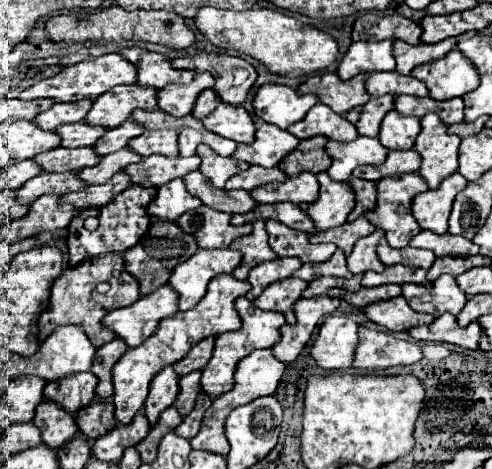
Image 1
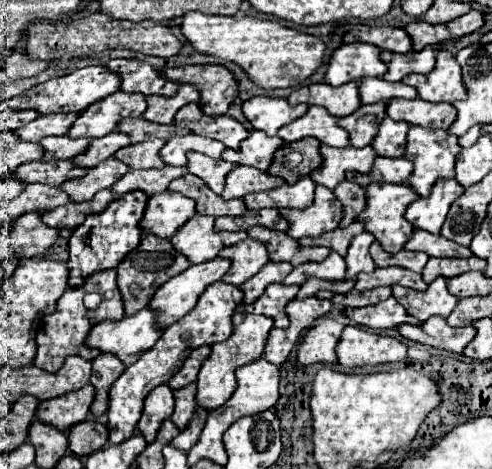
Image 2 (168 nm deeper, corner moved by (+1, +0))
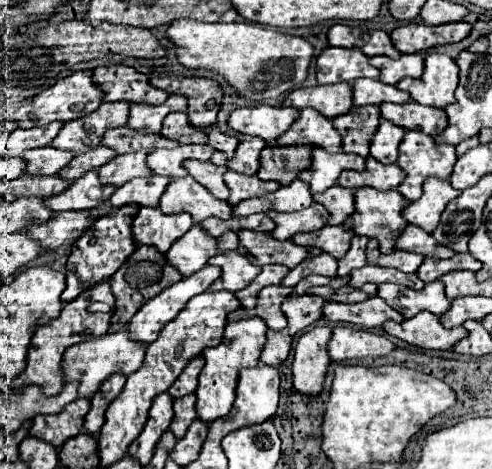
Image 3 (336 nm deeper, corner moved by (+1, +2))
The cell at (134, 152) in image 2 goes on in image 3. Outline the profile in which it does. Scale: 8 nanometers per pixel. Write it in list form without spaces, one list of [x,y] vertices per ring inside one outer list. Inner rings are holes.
[[[142,149],[142,151],[134,151],[134,153],[126,153],[126,155],[116,155],[112,161],[102,165],[102,169],[98,169],[100,181],[120,187],[126,181],[130,181],[132,177],[148,177],[148,175],[152,175],[150,167],[146,165],[148,153],[150,151]]]

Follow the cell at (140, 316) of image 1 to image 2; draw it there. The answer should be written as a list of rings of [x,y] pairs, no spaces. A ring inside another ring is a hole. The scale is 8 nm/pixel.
[[[146,307],[120,321],[102,321],[86,337],[86,345],[116,355],[128,367],[160,339],[162,331],[156,329],[154,317],[154,311]]]

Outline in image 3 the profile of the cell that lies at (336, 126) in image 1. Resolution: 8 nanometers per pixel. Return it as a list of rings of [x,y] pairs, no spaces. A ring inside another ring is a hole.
[[[312,107],[302,109],[300,117],[294,121],[294,125],[276,139],[278,145],[298,145],[298,143],[310,143],[320,145],[328,149],[330,153],[342,151],[342,137],[332,125],[332,119],[324,117]]]

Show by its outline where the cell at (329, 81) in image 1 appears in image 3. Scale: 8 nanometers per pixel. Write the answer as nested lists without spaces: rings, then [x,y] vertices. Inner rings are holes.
[[[336,83],[336,85],[318,85],[318,87],[302,87],[294,89],[284,105],[292,105],[296,109],[314,107],[324,117],[332,119],[340,113],[348,113],[352,103],[352,87],[348,83]]]

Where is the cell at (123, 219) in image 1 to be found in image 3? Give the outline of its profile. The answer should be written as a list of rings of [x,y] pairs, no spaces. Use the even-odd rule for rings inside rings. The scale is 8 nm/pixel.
[[[138,205],[118,207],[112,213],[96,219],[92,231],[86,229],[86,233],[72,245],[72,253],[66,265],[66,289],[62,293],[62,301],[72,301],[90,285],[102,279],[110,279],[118,271],[118,267],[126,261],[126,257],[130,257],[130,253],[136,249],[136,241],[132,237],[132,221],[136,213]]]

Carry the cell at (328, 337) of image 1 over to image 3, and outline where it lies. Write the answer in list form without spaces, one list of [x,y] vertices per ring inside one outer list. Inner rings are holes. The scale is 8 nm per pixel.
[[[322,325],[302,333],[296,339],[294,363],[292,363],[292,381],[296,391],[306,395],[320,393],[326,369],[330,365],[330,355],[326,351],[330,337],[332,337],[332,327]]]

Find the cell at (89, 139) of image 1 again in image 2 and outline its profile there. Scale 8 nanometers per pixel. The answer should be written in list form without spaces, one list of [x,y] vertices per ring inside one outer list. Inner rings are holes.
[[[66,135],[46,137],[38,145],[44,149],[42,159],[74,159],[82,151],[86,151],[90,139],[70,139]]]

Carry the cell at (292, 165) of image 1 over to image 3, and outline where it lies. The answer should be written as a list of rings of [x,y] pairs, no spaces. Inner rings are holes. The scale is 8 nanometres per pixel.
[[[312,145],[264,147],[260,153],[258,177],[262,177],[264,181],[278,181],[280,185],[290,185],[310,163]]]

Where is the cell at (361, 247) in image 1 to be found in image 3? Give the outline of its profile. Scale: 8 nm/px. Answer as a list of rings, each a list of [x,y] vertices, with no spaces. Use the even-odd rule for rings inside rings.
[[[354,235],[354,237],[352,237],[350,251],[338,261],[338,277],[344,277],[344,275],[348,275],[352,269],[364,267],[364,265],[368,263],[368,261],[366,261],[366,243],[368,243],[366,237],[360,237],[360,235]]]

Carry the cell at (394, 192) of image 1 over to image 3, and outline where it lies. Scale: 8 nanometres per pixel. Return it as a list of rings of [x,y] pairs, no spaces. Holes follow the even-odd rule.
[[[360,187],[360,189],[356,189],[354,197],[356,197],[356,211],[354,211],[354,215],[350,215],[344,221],[344,227],[356,231],[358,235],[376,239],[380,243],[380,251],[382,253],[392,253],[398,237],[402,235],[402,231],[408,225],[408,221],[402,217],[402,209],[410,201],[406,197],[402,197],[402,193],[398,193],[396,189],[380,191],[380,189],[372,189],[372,187]]]

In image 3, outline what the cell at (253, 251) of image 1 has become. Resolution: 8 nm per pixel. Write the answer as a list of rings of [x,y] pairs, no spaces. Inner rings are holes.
[[[238,249],[236,251],[226,251],[226,253],[218,253],[214,255],[210,261],[210,265],[218,265],[222,269],[222,275],[210,285],[212,291],[240,291],[244,289],[258,273],[260,267],[256,267],[246,255],[242,255]]]

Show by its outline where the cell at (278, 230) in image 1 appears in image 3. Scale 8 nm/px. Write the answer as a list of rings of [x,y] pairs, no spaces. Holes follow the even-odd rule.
[[[250,229],[238,231],[238,239],[240,239],[240,245],[254,257],[256,265],[280,263],[280,265],[294,269],[300,261],[322,253],[316,247],[302,247],[290,239],[278,241],[270,233],[258,233]]]

